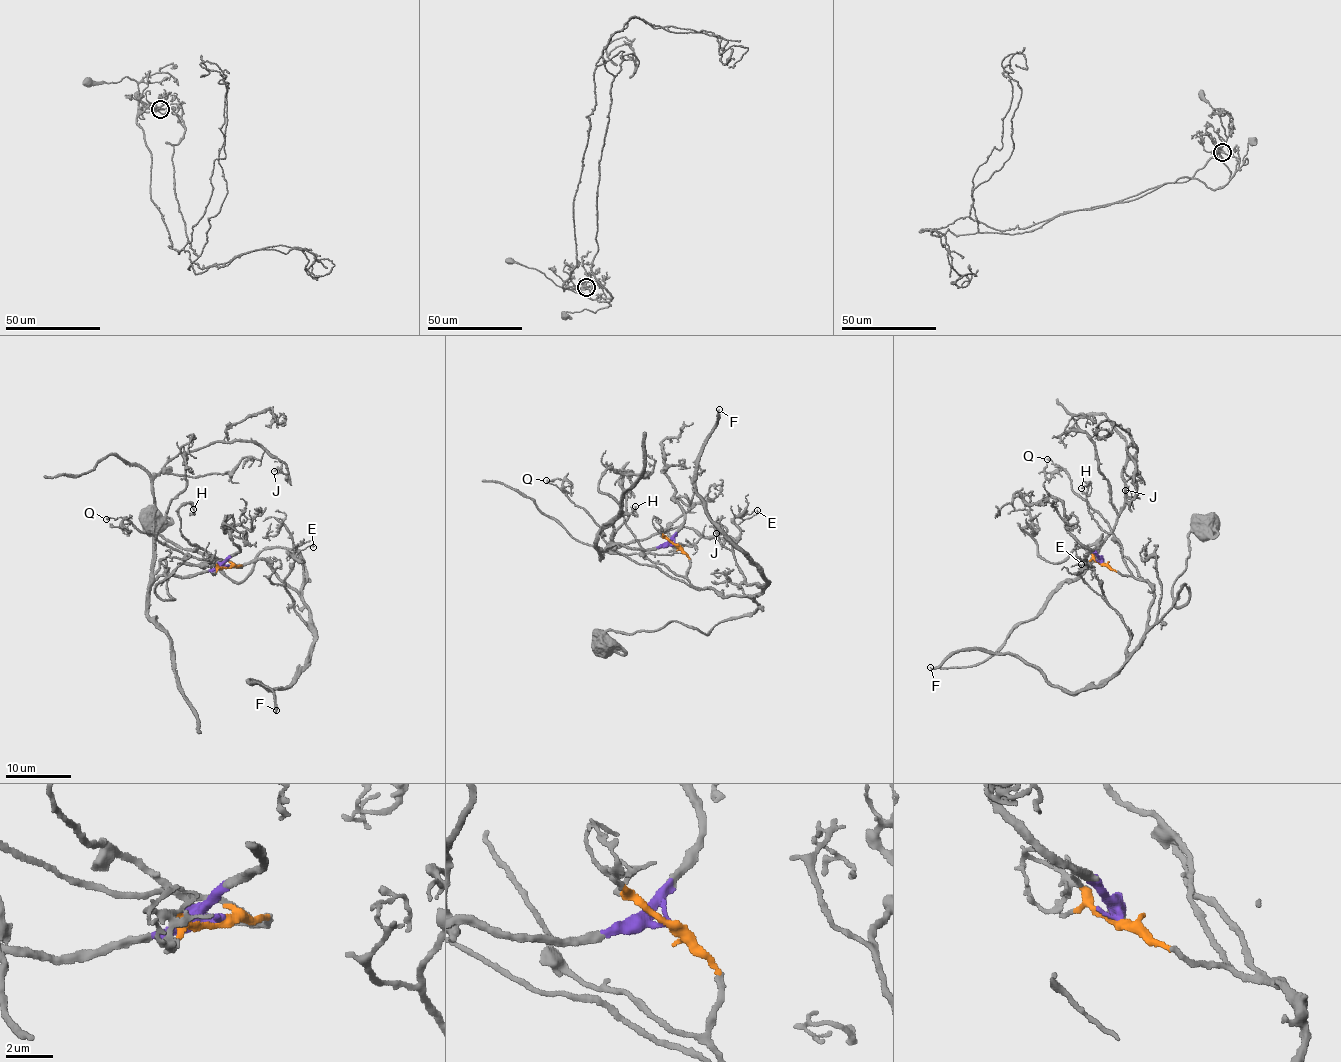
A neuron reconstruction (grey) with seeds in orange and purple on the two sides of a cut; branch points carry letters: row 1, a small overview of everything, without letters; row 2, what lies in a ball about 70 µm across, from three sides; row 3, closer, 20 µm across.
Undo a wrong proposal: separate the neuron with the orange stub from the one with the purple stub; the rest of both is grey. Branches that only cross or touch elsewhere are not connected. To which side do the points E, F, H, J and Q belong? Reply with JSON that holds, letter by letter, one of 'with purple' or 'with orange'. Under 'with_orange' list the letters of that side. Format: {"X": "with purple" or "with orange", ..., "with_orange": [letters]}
{"E": "with orange", "F": "with orange", "H": "with orange", "J": "with purple", "Q": "with orange", "with_orange": ["E", "F", "H", "Q"]}

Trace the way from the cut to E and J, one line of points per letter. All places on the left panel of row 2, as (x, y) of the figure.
E: (229, 567), (251, 561), (267, 562), (308, 610), (307, 621), (294, 610), (284, 579), (293, 553), (313, 546)
J: (227, 567), (186, 576), (157, 574), (152, 482), (179, 454), (234, 440), (261, 444), (287, 470), (273, 470)

